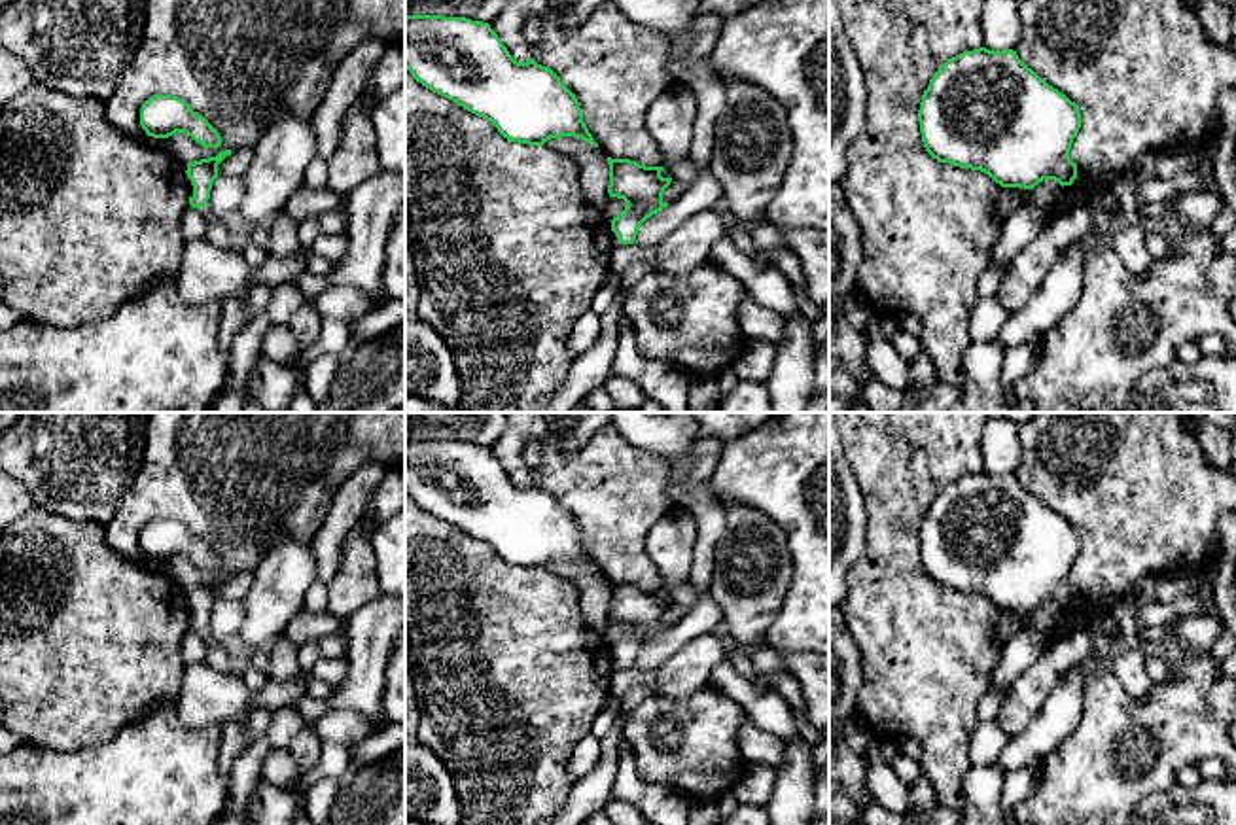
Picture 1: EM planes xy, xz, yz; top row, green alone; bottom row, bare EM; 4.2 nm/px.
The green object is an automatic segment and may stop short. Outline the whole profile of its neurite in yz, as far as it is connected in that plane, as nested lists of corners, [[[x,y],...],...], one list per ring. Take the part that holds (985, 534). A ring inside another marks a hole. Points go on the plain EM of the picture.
[[[979,471],[948,483],[929,503],[918,534],[926,575],[939,587],[980,594],[1001,611],[1033,613],[1054,604],[1068,619],[1083,613],[1085,590],[1069,583],[1081,535],[1028,492],[1016,475]]]

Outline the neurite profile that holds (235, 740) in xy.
[[[254,708],[242,727],[235,727],[233,723],[221,725],[220,772],[223,776],[229,776],[235,759],[244,753],[254,740],[263,736],[269,719],[269,710]]]

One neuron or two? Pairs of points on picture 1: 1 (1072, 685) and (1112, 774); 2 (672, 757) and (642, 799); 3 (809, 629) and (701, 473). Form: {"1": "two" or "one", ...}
{"1": "two", "2": "two", "3": "two"}

